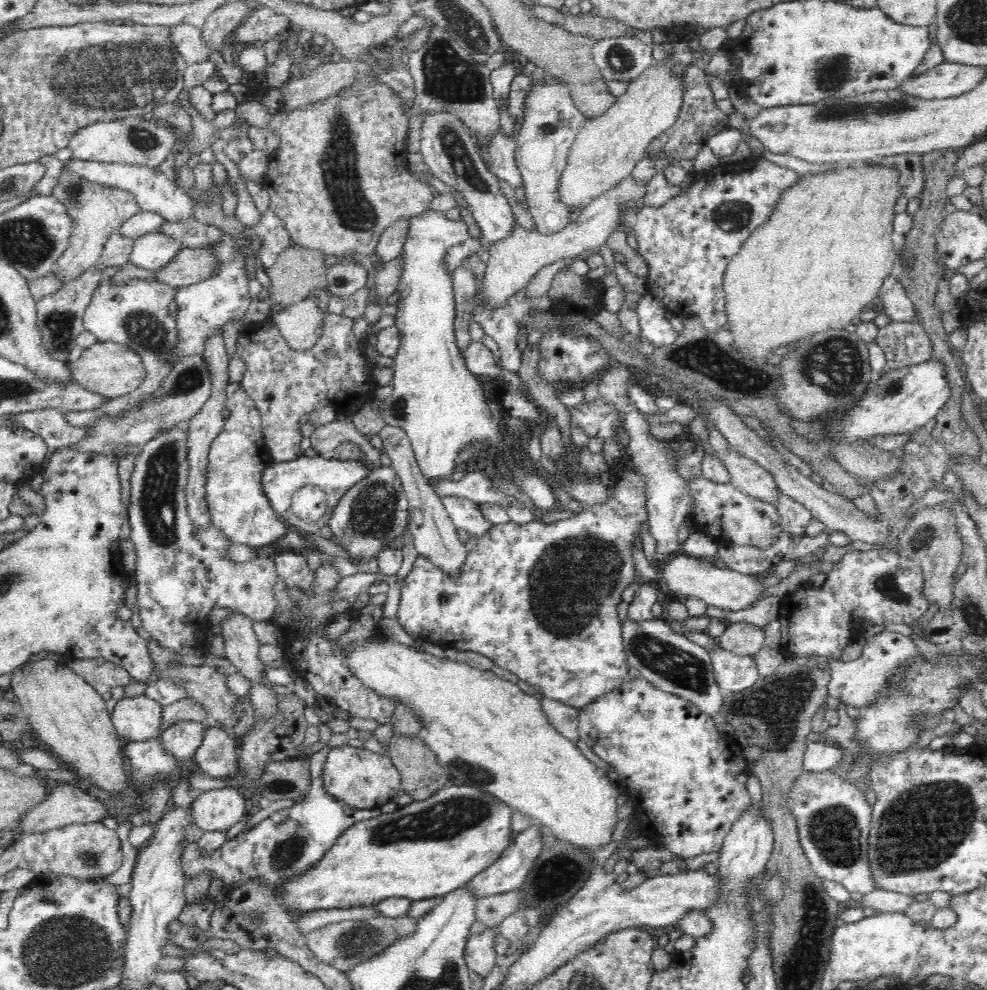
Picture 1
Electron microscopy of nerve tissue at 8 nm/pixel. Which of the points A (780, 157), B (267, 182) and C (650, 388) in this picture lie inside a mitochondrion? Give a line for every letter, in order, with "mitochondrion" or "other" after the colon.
A: other
B: other
C: other

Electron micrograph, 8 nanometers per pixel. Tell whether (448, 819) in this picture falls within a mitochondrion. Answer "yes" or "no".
yes

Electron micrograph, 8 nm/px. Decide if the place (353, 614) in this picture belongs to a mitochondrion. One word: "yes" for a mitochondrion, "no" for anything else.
no

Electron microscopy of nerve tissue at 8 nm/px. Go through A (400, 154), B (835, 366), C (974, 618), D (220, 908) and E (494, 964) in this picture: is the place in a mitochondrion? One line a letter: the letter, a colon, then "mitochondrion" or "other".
A: other
B: mitochondrion
C: mitochondrion
D: other
E: other

